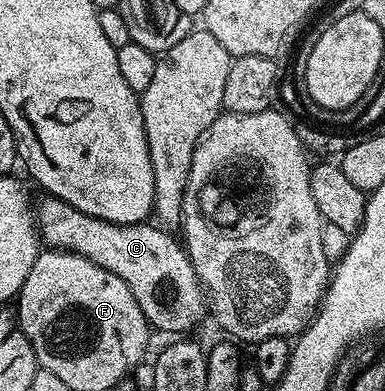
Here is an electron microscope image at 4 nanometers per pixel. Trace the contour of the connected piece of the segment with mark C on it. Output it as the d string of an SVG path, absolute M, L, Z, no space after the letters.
M42 197L42 200L37 200L36 222L41 242L47 248L71 251L80 257L88 257L88 261L108 269L108 273L116 273L116 277L120 277L124 281L124 285L128 285L128 289L132 289L132 297L136 297L144 317L150 322L150 326L155 332L190 331L202 318L207 318L206 292L203 291L202 283L196 277L196 269L188 257L185 246L177 238L174 240L170 236L173 234L169 230L150 221L132 225L104 221L100 217L80 213L80 209L53 197Z

